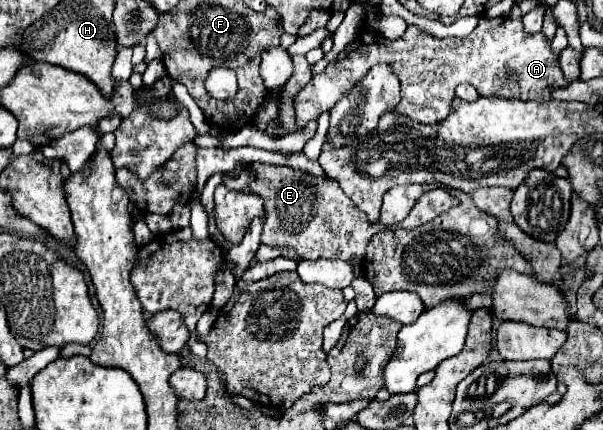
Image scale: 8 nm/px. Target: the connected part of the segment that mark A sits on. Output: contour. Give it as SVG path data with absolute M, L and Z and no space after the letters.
M479 17L479 25L467 37L447 37L435 39L421 33L415 25L409 25L405 35L397 41L373 35L361 39L361 35L351 43L351 49L343 57L335 59L325 67L321 75L315 75L307 87L295 97L295 115L299 125L319 119L323 111L329 111L343 95L351 93L351 87L367 75L367 71L377 65L387 63L395 71L401 83L401 101L393 109L397 115L407 115L425 125L443 121L451 111L451 101L455 97L455 87L459 83L473 85L483 97L505 97L505 99L535 99L549 101L551 91L565 87L563 73L557 65L557 55L551 53L549 43L543 33L525 35L523 23L509 17Z

